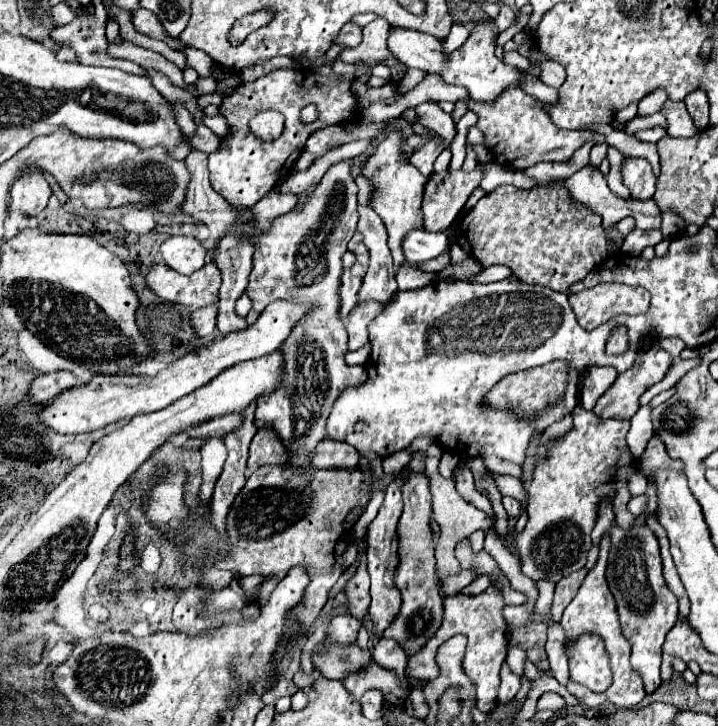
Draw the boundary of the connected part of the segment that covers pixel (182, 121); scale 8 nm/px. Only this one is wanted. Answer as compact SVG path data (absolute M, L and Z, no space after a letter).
M172 103L172 105L177 123L182 131L188 136L193 135L196 131L196 125L191 113L189 113L182 103Z

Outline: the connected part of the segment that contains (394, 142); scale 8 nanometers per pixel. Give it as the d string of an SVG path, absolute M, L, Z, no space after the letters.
M393 127L387 133L387 137L381 139L375 145L375 153L371 157L367 157L367 161L361 167L361 175L373 187L369 207L373 211L377 211L377 215L383 219L383 223L387 227L389 249L391 249L395 265L405 263L405 257L403 257L403 251L401 251L401 241L403 241L401 237L405 237L405 233L415 229L415 227L423 227L421 199L423 199L423 191L425 191L425 181L427 181L417 171L417 167L413 167L413 163L409 161L409 155L403 153L401 145L403 145L403 135L401 135L399 129Z

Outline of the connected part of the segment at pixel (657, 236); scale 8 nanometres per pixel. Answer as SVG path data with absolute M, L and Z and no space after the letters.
M634 229L623 241L621 245L621 251L625 255L633 255L637 257L645 247L653 247L657 245L659 241L663 239L663 235L660 230L646 230L640 231L640 229Z

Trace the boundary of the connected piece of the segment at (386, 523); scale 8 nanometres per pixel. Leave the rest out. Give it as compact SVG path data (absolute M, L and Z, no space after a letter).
M405 469L399 475L395 475L393 481L387 485L383 507L379 509L377 517L371 521L371 525L367 529L367 571L371 575L371 607L369 607L369 615L371 615L371 623L373 623L371 631L377 637L393 621L393 617L397 615L397 611L401 607L401 593L399 593L399 589L395 587L395 581L393 581L393 571L395 571L395 567L399 563L399 557L397 557L397 521L399 521L401 511L403 511L401 477L405 477Z

